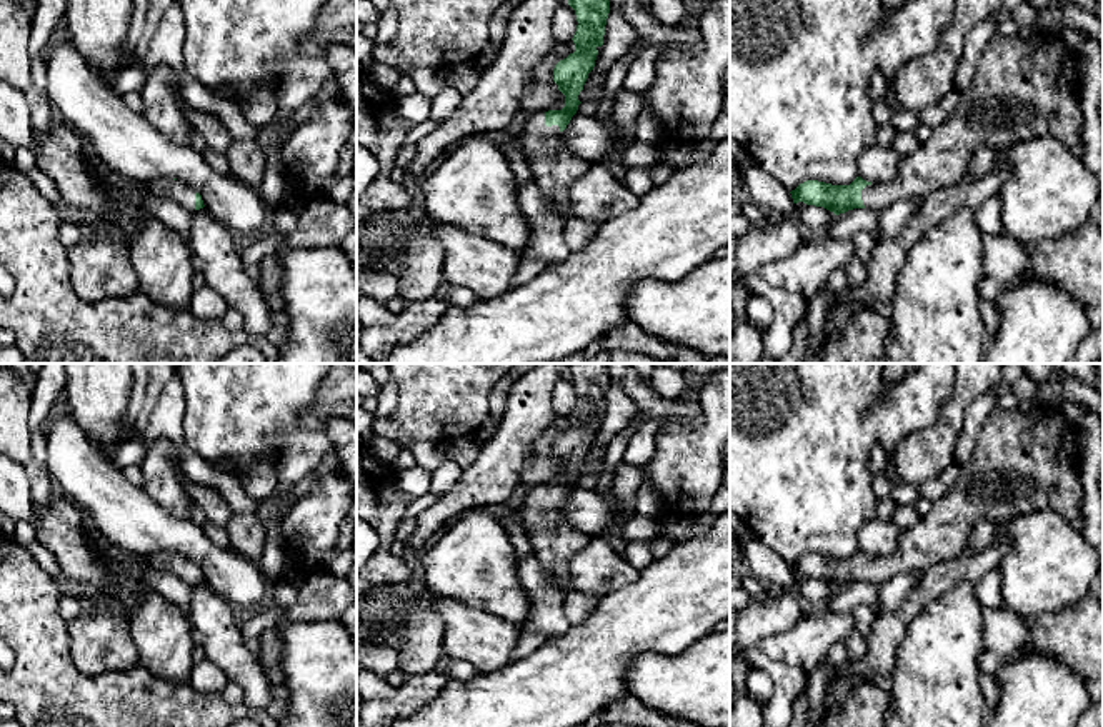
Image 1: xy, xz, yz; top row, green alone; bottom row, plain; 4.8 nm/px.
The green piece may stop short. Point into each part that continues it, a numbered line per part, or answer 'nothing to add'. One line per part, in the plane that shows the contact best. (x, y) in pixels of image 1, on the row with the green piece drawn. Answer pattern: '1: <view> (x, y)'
1: xz (553, 169)

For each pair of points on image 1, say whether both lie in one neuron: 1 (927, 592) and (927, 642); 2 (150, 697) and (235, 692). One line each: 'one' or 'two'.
1: two
2: two

